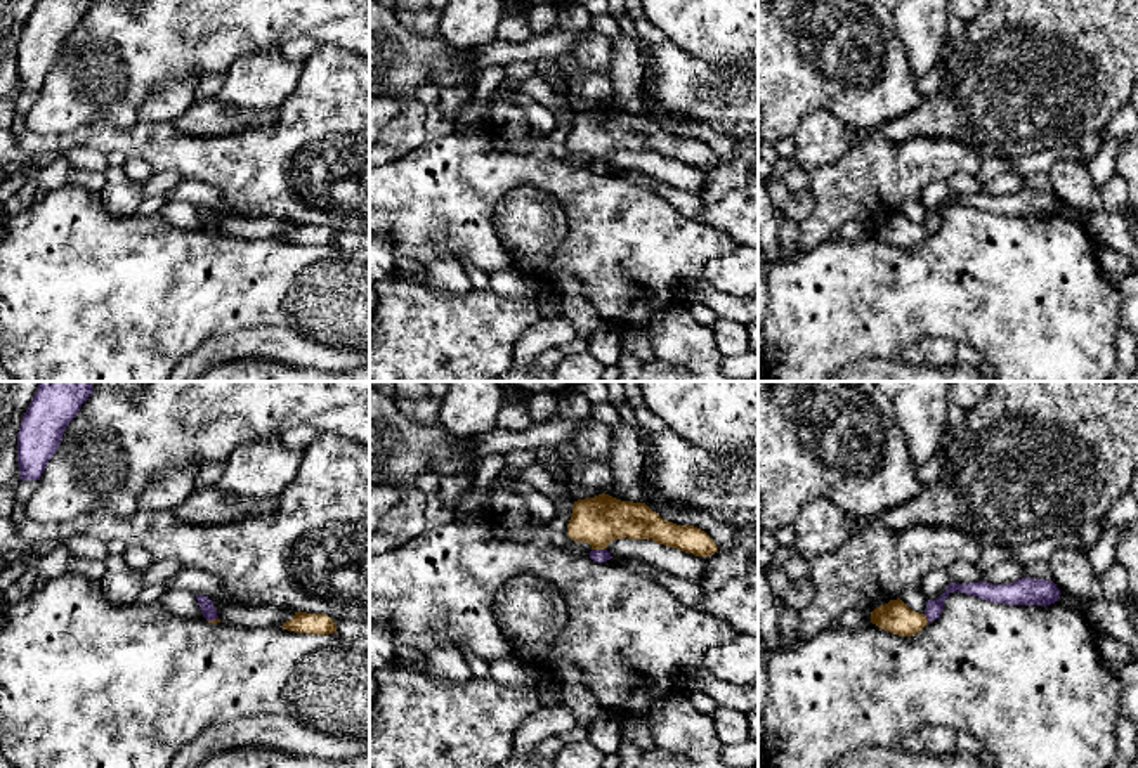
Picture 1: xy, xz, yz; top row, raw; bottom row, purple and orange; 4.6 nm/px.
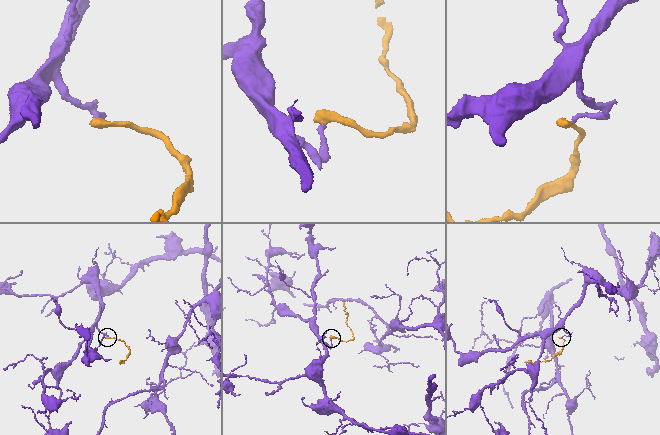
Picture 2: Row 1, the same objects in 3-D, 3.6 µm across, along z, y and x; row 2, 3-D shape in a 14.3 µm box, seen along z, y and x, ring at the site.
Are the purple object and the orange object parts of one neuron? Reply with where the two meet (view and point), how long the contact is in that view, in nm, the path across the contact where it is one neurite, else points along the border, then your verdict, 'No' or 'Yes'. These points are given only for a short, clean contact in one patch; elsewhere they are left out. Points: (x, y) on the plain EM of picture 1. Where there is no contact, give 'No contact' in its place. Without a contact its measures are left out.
Touches purple at xz (599, 162). Shared border 60 nm. Boundary: xz (592, 160), (604, 162). No

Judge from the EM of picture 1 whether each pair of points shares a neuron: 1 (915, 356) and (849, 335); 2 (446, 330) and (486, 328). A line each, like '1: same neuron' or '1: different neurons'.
1: different neurons
2: same neuron

